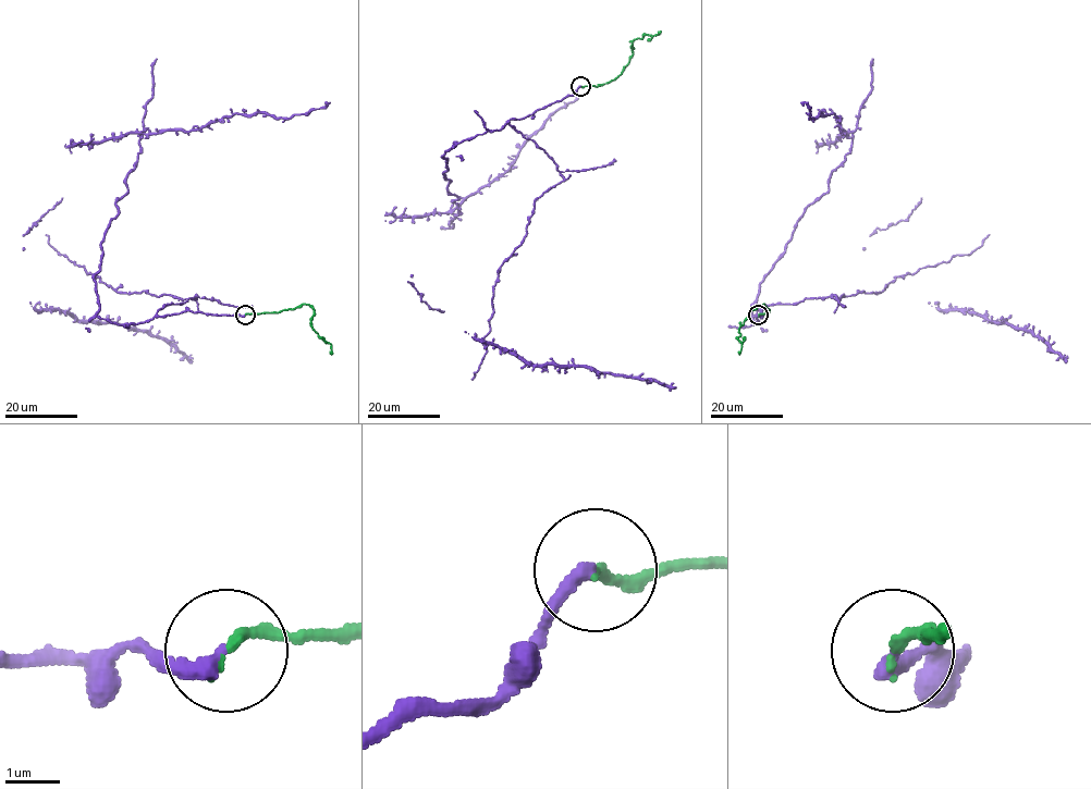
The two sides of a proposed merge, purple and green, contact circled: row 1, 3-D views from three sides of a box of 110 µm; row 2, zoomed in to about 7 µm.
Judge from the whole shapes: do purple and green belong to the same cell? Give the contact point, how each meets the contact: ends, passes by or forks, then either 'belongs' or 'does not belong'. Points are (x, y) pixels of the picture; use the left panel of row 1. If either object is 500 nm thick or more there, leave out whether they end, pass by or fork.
at (245, 315); purple ends there; green ends there; belongs

